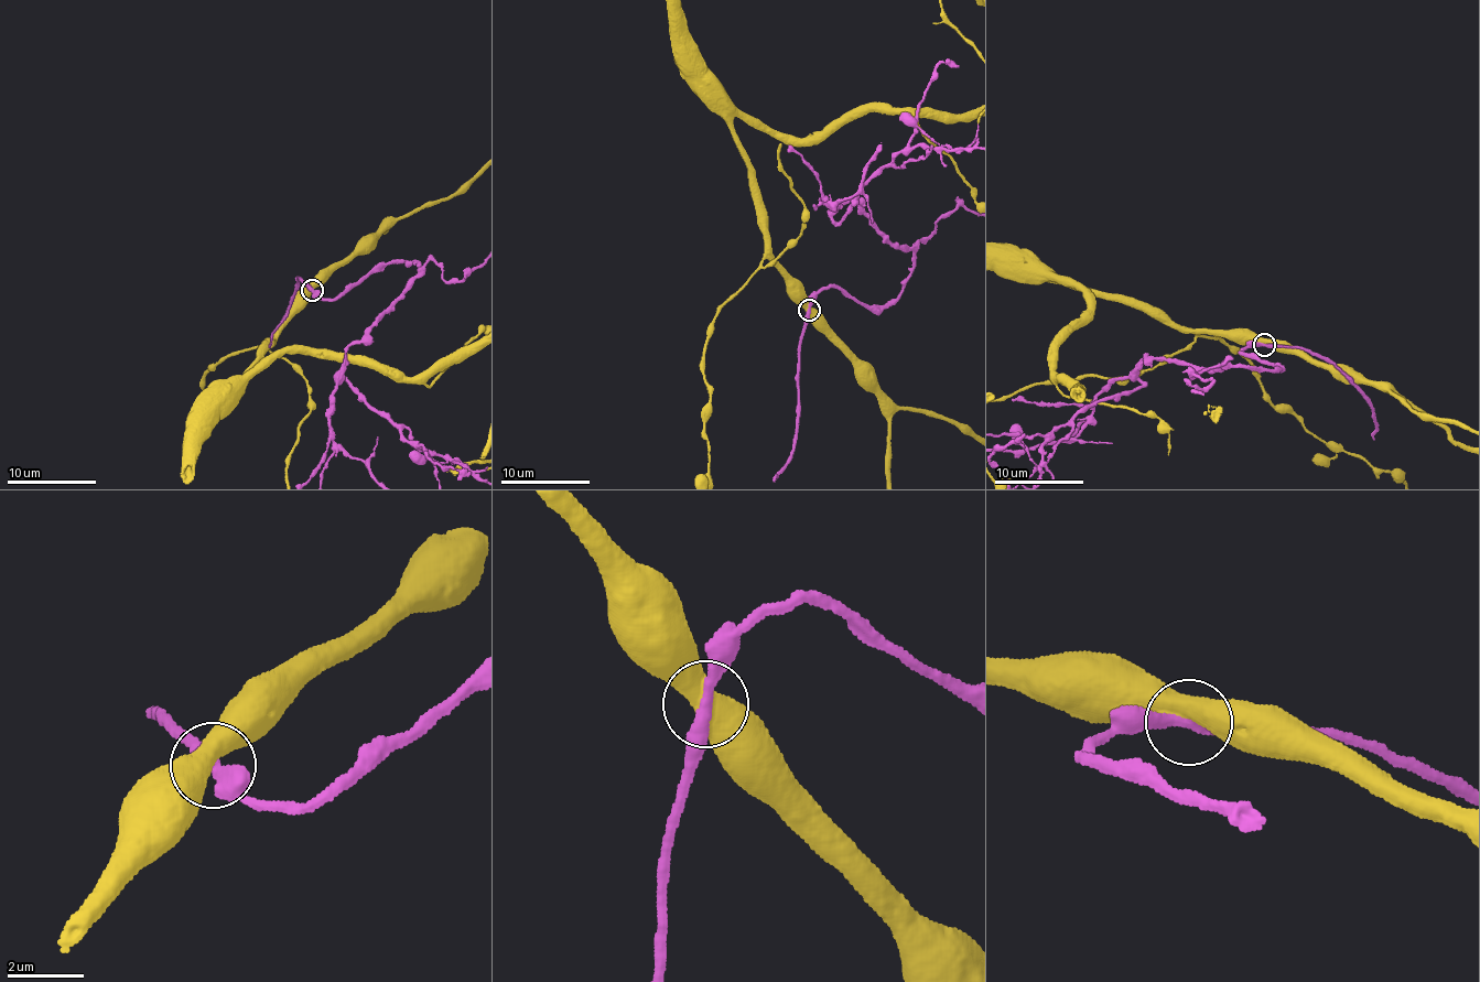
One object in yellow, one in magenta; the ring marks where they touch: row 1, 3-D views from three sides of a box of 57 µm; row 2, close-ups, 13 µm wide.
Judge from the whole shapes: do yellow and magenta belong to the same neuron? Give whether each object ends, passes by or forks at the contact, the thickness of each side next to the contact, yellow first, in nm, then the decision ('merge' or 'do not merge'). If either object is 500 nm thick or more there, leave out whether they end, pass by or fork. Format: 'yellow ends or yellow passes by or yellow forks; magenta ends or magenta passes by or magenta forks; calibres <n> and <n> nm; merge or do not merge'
calibres 550 and 320 nm; merge

